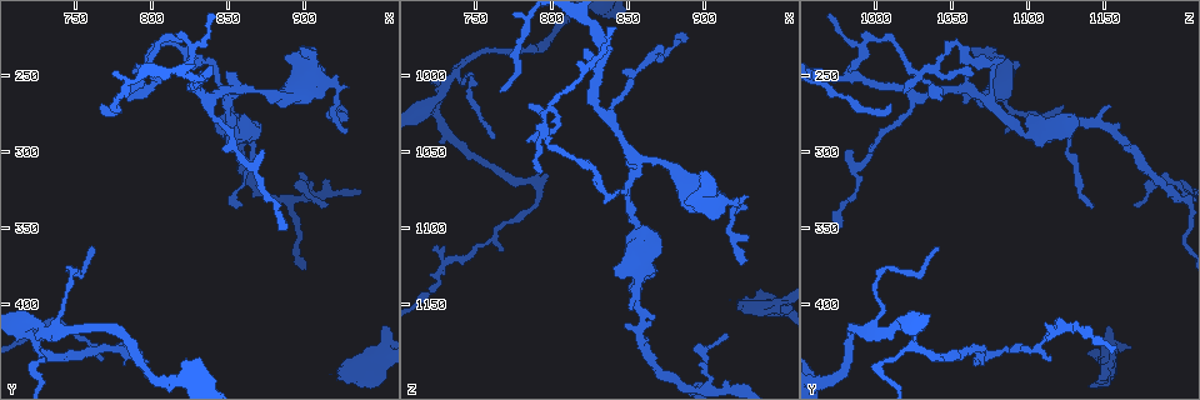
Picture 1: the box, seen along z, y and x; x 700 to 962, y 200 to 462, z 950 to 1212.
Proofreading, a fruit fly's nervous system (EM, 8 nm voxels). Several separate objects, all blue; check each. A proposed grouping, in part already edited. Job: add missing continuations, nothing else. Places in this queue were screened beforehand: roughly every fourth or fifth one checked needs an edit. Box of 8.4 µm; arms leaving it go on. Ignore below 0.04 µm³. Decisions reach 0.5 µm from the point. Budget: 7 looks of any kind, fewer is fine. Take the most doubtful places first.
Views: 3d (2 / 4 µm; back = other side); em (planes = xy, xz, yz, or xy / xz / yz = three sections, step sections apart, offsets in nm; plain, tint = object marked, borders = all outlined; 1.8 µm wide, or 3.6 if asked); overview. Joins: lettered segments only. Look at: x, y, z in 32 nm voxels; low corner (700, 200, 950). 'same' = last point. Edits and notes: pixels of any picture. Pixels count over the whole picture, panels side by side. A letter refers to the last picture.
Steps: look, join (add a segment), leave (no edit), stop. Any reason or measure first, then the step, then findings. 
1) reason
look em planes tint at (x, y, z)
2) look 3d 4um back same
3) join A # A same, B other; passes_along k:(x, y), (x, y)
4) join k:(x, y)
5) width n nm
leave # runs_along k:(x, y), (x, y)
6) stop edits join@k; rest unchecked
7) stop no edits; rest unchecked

sharp bend
look 3d 4um at (790, 434, 1078)

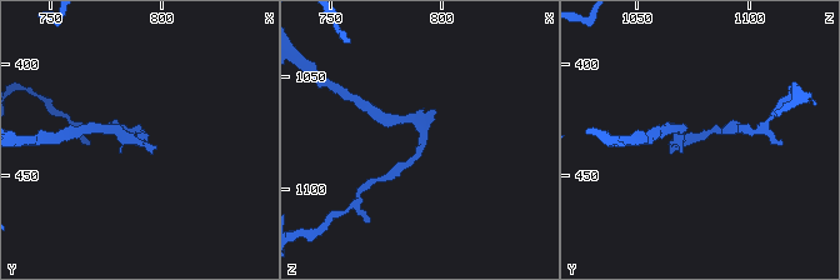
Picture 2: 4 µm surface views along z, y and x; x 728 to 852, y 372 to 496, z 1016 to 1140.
now the EM
look em xy step 4 tint at (792, 433, 1078)

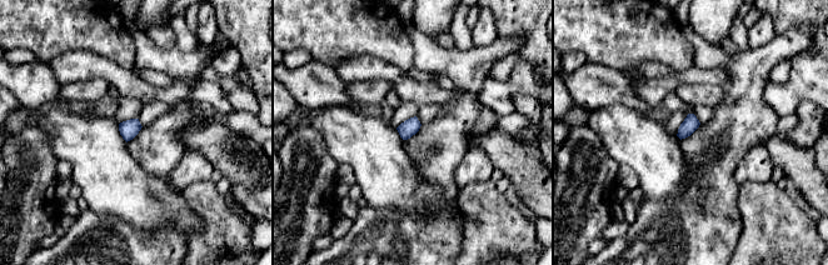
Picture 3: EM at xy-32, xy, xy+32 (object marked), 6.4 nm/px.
another direction
look em planes borders same

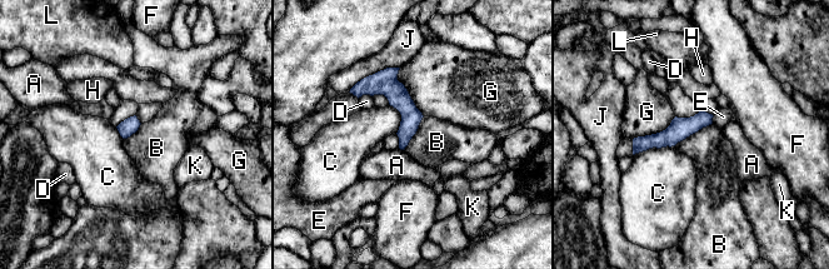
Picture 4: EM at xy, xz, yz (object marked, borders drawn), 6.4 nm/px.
leave # A other, B other, C other, D other, E other, F other, G other, H other, J other, K other, L other; runs_along 4:(709, 116), (635, 150); none of them fits

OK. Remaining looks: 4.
look em planes tint at (902, 254, 1080)

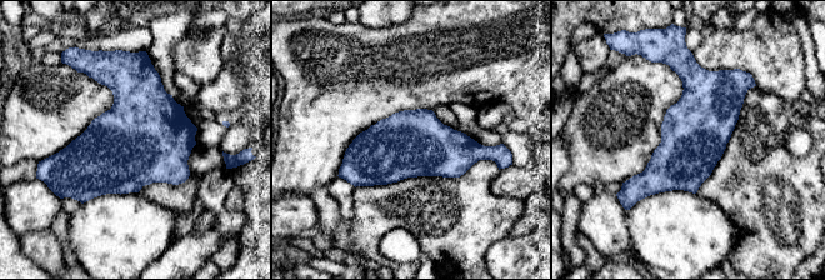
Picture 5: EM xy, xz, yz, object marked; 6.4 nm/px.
what lies round it
look em planes borders same

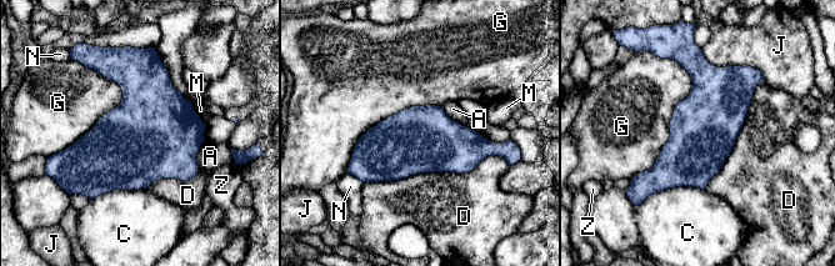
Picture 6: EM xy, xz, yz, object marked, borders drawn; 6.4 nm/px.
leave # A other, C other, D other, G other, J other, M other, N other, Z other; border 6:(674, 59), (691, 90), (630, 179); none of them fits

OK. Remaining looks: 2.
an open end
look em planes borders at (762, 364, 1040)

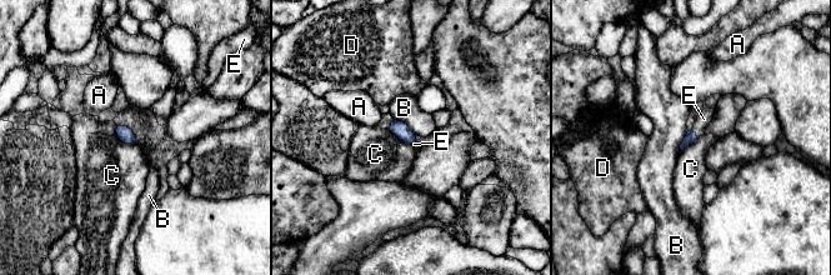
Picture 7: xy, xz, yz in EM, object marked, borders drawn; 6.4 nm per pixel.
join E # A other, B other, C other, D other, E same; passes_along 7:(690, 138), (695, 134), (704, 119); it goes on there

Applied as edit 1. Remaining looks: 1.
stop edits join@7; rest unchecked

